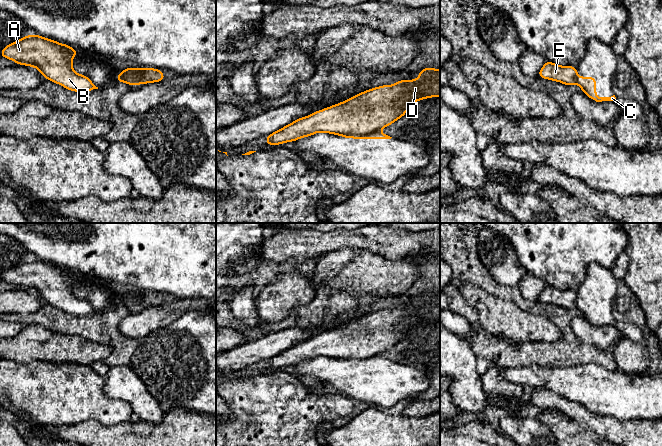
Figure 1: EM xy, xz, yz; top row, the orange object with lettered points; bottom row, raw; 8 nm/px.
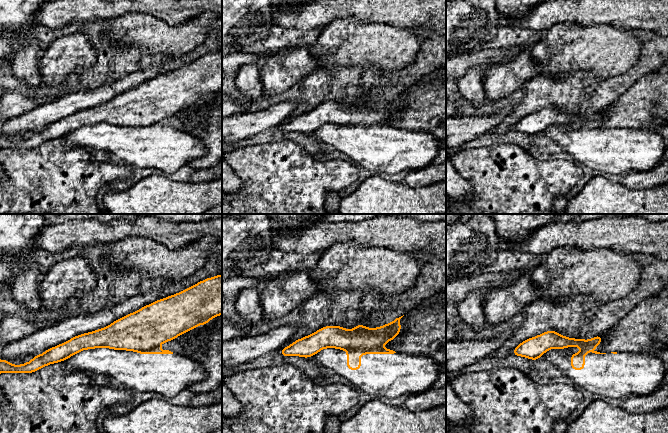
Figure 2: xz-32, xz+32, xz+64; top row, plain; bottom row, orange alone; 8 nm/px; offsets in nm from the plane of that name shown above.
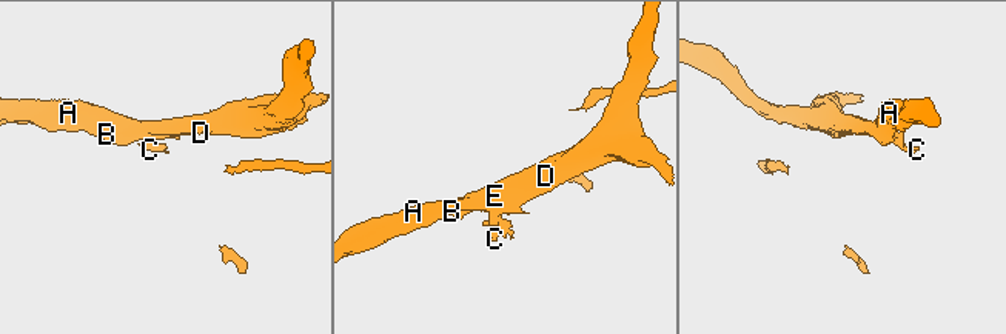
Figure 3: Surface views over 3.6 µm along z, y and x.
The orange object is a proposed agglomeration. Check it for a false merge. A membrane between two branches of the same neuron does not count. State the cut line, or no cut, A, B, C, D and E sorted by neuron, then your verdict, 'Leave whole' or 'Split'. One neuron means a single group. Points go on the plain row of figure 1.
Split along xz (377, 354), (366, 358), (341, 359). Groups: A B D E / C. Split

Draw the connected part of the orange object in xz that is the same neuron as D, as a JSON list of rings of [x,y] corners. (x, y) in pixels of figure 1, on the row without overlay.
[[[426,291],[418,297],[418,300],[418,304],[399,304],[393,309],[384,309],[366,314],[352,320],[342,327],[316,335],[309,340],[299,342],[291,348],[266,360],[266,368],[277,370],[281,367],[296,365],[318,356],[341,360],[375,357],[403,341],[408,335],[409,330],[415,325],[440,320],[440,293]]]

